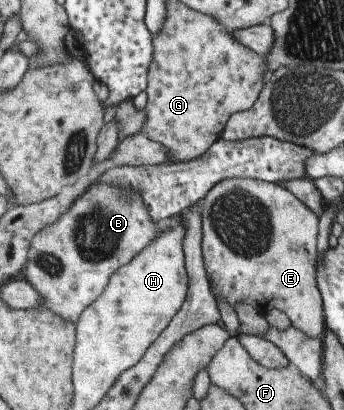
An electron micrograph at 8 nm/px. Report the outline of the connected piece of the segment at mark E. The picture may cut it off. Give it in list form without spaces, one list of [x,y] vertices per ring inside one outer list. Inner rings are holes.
[[[230,178],[222,180],[216,184],[204,199],[198,203],[202,212],[202,258],[204,258],[206,266],[206,274],[210,280],[210,290],[213,296],[222,296],[228,304],[236,307],[238,302],[246,302],[250,306],[257,308],[260,314],[266,314],[271,309],[277,309],[284,312],[291,325],[302,330],[308,338],[323,338],[325,335],[324,312],[322,298],[316,284],[316,260],[318,255],[318,232],[320,224],[320,214],[312,212],[304,202],[298,200],[290,190],[284,188],[280,183],[271,184],[258,179],[250,178]]]

